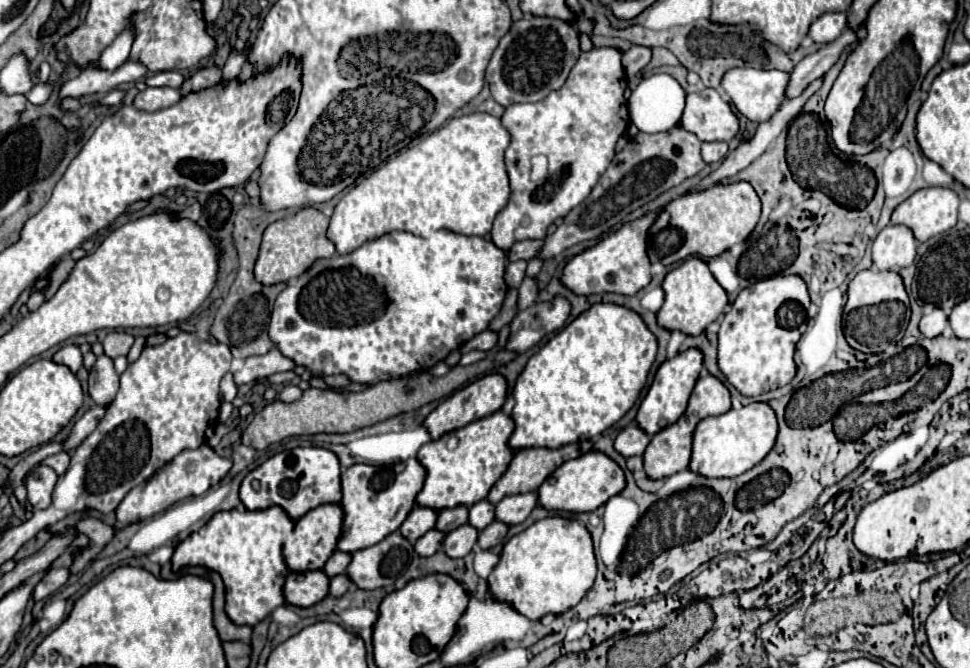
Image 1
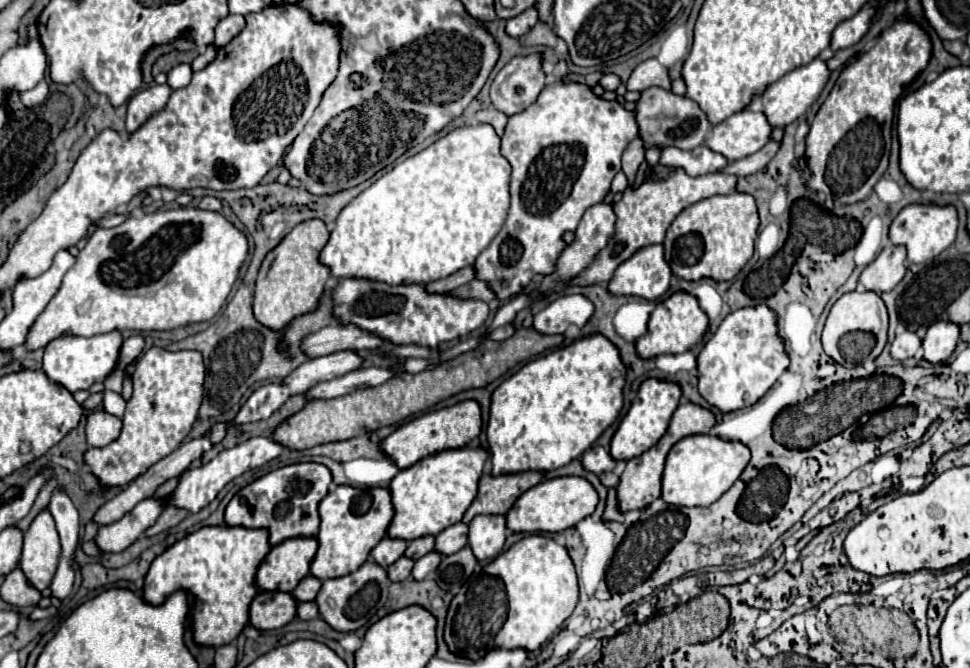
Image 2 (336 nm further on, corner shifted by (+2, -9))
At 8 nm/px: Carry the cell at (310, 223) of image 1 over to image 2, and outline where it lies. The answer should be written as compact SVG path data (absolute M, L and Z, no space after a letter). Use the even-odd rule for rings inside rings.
M308 219L298 223L262 261L256 291L254 291L254 317L270 327L282 329L294 317L312 311L324 291L324 283L330 277L330 269L320 263L318 255L328 241L328 229L320 219Z

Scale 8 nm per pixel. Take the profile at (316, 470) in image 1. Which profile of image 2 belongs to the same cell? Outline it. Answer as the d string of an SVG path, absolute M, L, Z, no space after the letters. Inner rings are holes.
M294 463L294 465L280 467L276 471L270 471L264 477L256 479L254 483L246 485L232 497L232 501L226 507L226 523L232 527L238 525L238 527L248 527L248 529L264 527L270 531L270 545L278 545L290 537L316 537L318 529L320 529L318 503L328 493L330 483L332 483L332 473L326 465L320 465L320 463Z

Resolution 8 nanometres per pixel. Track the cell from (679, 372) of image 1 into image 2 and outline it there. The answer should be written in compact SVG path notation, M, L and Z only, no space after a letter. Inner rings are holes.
M646 379L640 385L638 397L632 401L632 407L628 409L628 413L624 415L624 419L620 421L620 425L618 425L618 429L616 429L614 437L612 437L610 455L616 461L620 461L620 459L628 461L632 457L642 455L650 447L654 447L662 439L662 435L668 431L670 417L672 417L674 409L680 403L680 395L682 395L682 391L680 391L678 383L660 381L660 379Z

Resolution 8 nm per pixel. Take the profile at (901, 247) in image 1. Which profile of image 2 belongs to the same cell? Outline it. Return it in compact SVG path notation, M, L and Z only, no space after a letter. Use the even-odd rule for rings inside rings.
M890 245L880 251L880 255L862 271L860 283L868 291L884 293L894 289L906 275L906 247Z

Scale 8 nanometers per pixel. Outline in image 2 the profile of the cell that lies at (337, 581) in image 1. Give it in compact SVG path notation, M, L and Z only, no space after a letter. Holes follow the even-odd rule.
M306 601L306 603L298 603L298 617L308 621L308 619L316 619L318 617L318 605L314 605L314 601Z

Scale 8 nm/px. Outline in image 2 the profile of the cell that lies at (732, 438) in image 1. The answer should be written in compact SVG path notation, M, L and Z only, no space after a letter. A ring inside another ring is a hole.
M690 435L678 441L666 459L662 475L662 497L680 507L704 507L720 499L750 463L750 449L740 441L724 441L712 435Z

